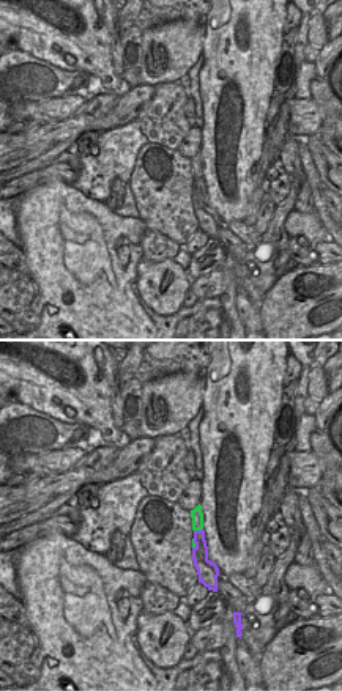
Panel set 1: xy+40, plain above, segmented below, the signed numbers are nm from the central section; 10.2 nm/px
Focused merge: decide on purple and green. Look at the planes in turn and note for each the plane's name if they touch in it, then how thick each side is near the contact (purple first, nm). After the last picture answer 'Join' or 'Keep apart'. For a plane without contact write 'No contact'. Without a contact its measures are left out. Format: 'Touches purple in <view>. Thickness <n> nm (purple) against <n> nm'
Touches purple in xy+40. Thickness 160 nm (purple) against 130 nm.

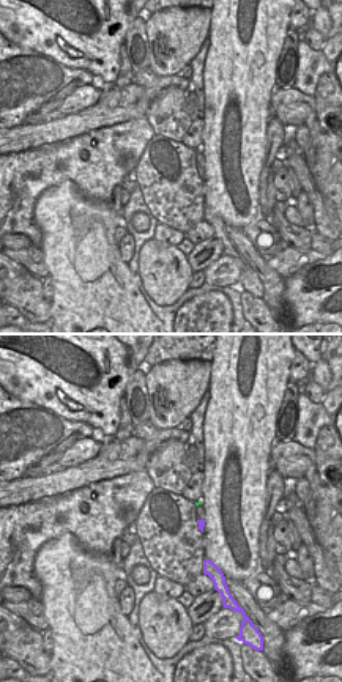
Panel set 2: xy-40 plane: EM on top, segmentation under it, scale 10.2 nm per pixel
No contact.

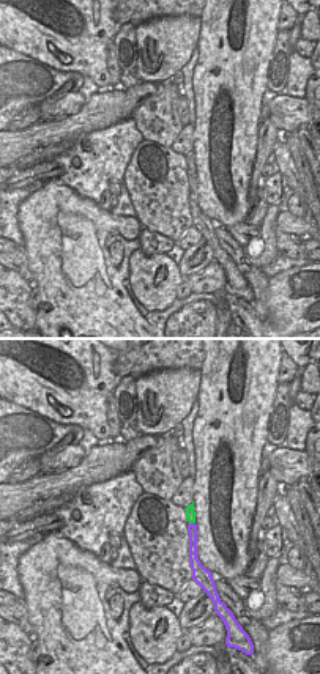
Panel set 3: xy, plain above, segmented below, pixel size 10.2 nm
Touches purple in xy. Thickness 100 nm (purple) against 100 nm.

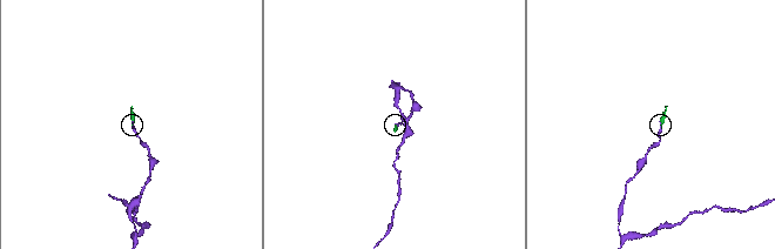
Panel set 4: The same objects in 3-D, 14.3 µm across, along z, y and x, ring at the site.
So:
Join.

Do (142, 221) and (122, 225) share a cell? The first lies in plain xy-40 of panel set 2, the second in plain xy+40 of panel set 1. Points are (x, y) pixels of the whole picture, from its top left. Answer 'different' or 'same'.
same

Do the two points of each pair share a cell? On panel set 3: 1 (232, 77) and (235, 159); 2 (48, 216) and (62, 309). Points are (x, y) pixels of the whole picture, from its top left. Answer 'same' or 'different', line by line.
1: same
2: same

